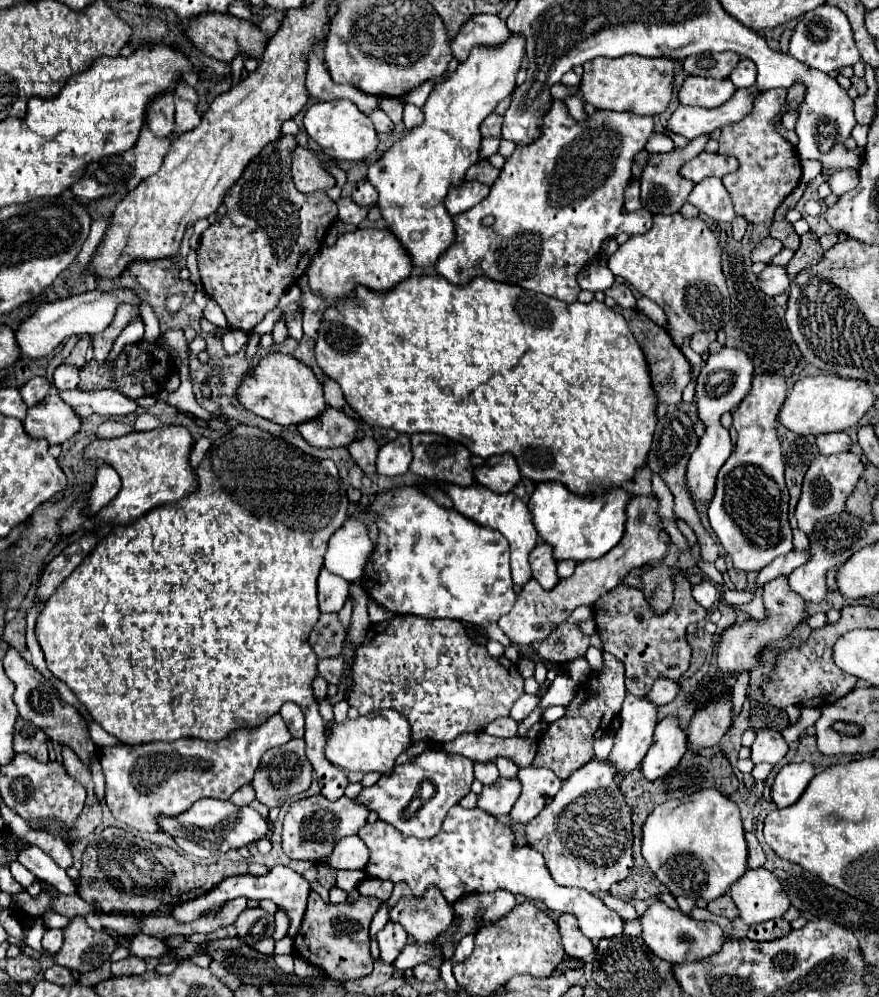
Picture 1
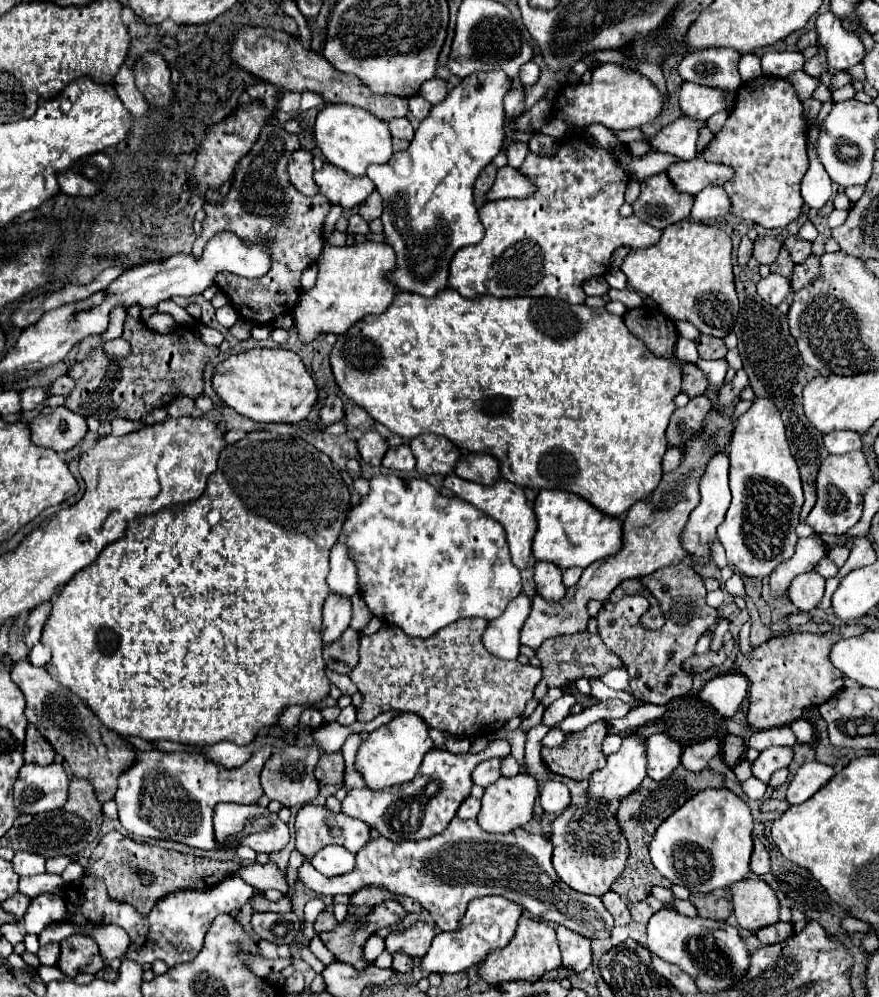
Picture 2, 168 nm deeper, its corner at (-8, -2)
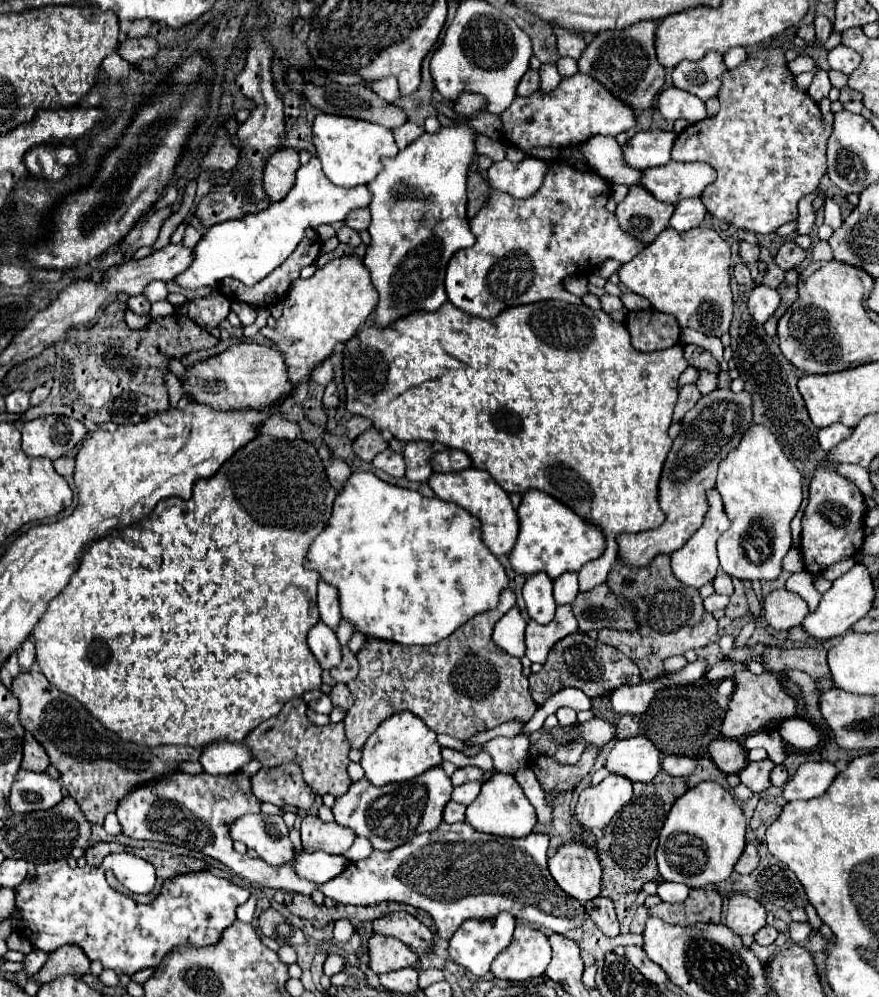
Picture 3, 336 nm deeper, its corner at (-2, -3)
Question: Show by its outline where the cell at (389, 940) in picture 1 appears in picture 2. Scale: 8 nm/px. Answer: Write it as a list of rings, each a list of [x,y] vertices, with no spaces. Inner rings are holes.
[[[394,952],[392,968],[396,972],[410,972],[414,968],[414,960],[412,960],[412,956],[406,956],[404,952]]]

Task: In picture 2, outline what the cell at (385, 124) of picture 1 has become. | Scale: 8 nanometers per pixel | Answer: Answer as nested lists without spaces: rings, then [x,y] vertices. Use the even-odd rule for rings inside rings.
[[[392,118],[392,120],[388,120],[388,126],[390,126],[390,132],[394,138],[412,140],[412,136],[414,136],[414,126],[408,118]]]

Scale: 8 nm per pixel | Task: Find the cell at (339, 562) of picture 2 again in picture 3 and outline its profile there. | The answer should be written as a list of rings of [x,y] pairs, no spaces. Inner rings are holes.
[[[324,581],[318,585],[318,611],[320,611],[320,621],[328,625],[332,631],[338,629],[340,617],[338,617],[338,593],[330,589]]]

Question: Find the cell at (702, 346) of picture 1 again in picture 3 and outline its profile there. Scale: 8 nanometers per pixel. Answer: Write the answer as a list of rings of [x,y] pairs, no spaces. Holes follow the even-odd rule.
[[[684,345],[684,357],[696,369],[706,369],[710,373],[718,373],[720,371],[720,365],[712,357],[712,353],[708,353],[706,349],[700,349],[696,345]]]

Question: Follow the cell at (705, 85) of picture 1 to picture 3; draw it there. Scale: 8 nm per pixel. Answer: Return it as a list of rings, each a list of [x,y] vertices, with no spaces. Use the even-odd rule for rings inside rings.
[[[668,87],[660,93],[658,111],[666,121],[686,119],[688,123],[696,123],[706,119],[704,101],[686,91],[680,91],[678,87]]]

